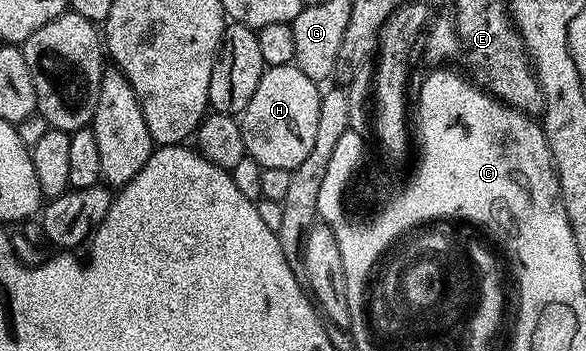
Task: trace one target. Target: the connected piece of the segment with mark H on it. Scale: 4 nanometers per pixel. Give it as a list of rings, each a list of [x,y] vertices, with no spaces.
[[[295,63],[265,67],[258,82],[258,90],[254,90],[254,98],[250,98],[250,102],[238,116],[244,151],[256,159],[261,168],[297,168],[310,154],[310,150],[314,150],[322,95],[321,89],[316,88],[319,88],[317,81],[306,78],[306,74],[302,74],[302,70]]]

